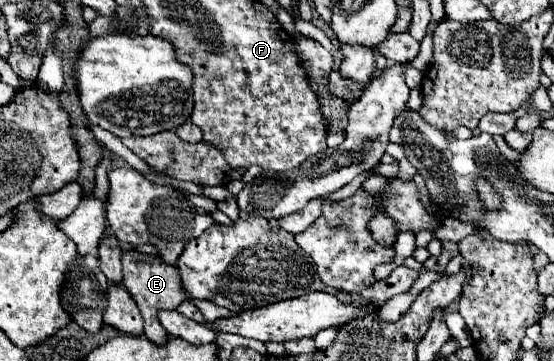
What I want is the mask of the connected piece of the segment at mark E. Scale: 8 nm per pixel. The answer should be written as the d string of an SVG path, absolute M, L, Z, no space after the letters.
M127 249L121 257L123 263L123 285L139 305L139 311L145 319L145 337L151 339L153 343L165 343L167 341L167 331L161 327L157 319L159 309L177 309L179 303L187 299L185 291L181 291L181 277L177 275L177 267L167 265L159 257L143 255L135 249Z

